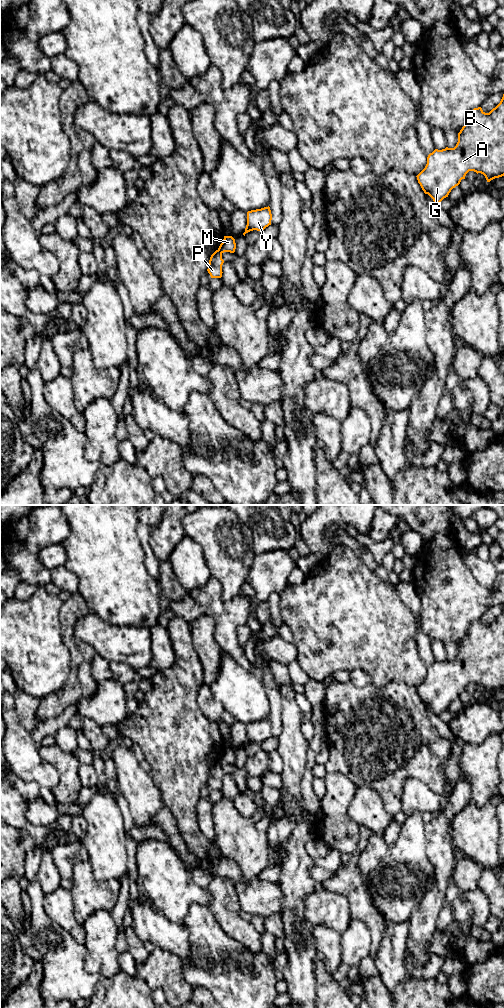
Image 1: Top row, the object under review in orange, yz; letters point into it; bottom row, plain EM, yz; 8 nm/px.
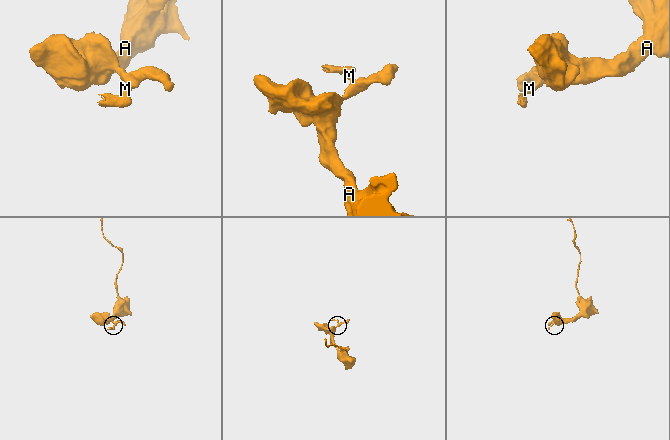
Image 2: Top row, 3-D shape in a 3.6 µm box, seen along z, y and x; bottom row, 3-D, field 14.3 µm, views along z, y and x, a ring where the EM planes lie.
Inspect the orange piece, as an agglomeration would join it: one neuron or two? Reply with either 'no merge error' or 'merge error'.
merge error

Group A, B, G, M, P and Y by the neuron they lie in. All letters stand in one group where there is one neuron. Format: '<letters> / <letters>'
A B G M Y / P

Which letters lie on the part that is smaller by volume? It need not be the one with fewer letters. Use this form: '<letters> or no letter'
P

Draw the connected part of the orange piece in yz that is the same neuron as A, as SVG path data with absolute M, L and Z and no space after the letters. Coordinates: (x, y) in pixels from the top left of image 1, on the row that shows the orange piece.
M504 94L500 103L489 113L485 113L481 107L474 108L458 133L456 146L435 149L428 155L425 168L416 177L424 193L440 203L465 179L469 171L483 174L487 182L504 176Z

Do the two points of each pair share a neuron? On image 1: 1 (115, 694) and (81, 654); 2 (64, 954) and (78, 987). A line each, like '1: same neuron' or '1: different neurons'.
1: different neurons
2: same neuron

